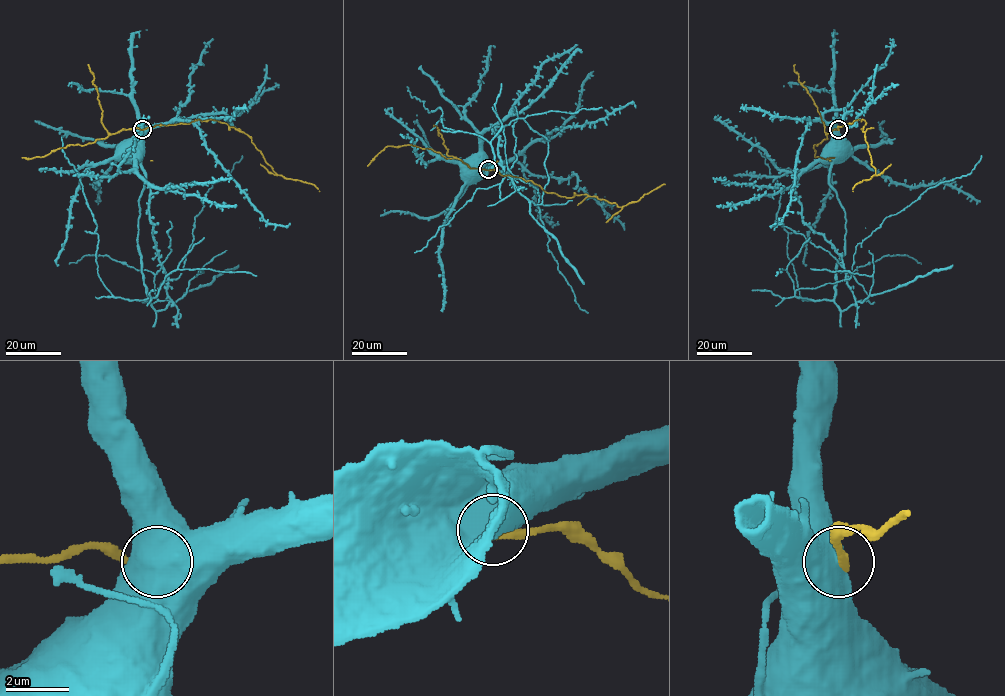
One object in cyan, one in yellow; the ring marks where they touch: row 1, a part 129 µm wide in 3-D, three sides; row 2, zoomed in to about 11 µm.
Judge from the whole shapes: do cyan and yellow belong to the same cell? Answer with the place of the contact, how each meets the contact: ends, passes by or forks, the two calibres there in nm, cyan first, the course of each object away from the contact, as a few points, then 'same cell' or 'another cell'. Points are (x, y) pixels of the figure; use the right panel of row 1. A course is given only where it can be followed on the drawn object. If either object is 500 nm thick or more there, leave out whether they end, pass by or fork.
(838, 129) | 800/240 nm | cyan via (838, 129), (825, 151) | yellow via (838, 129), (859, 119), (866, 122), (862, 131), (875, 174), (857, 183), (853, 191) | another cell

